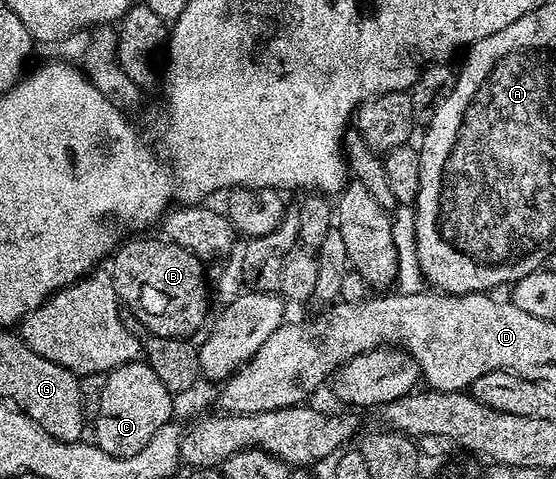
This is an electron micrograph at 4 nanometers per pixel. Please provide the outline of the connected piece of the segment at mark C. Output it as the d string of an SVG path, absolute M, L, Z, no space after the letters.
M146 361L130 362L112 370L101 388L101 408L94 418L97 438L94 445L101 447L109 456L124 458L133 456L153 440L153 436L169 421L172 421L171 402L173 395L157 380L157 372Z

